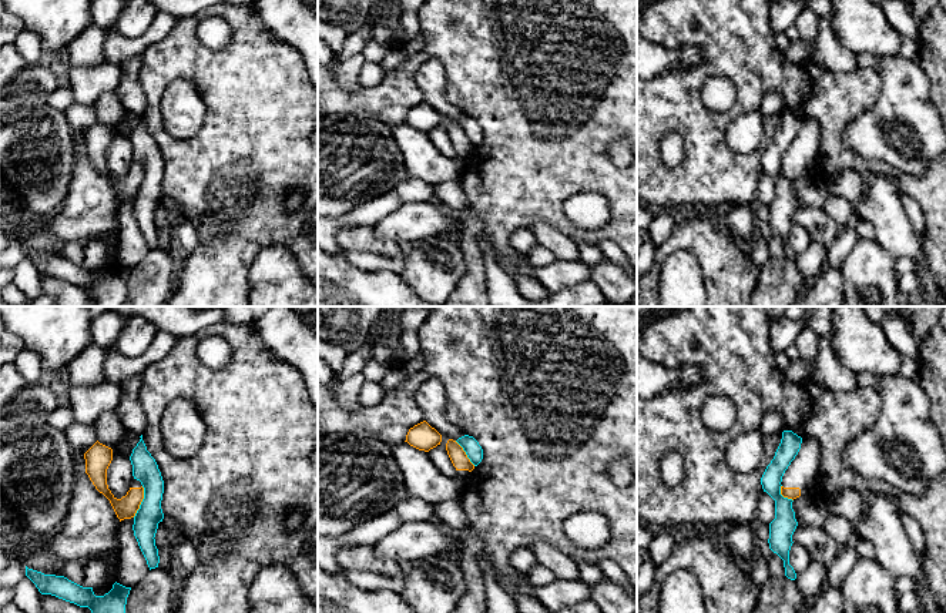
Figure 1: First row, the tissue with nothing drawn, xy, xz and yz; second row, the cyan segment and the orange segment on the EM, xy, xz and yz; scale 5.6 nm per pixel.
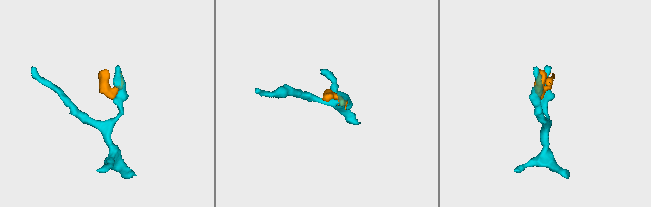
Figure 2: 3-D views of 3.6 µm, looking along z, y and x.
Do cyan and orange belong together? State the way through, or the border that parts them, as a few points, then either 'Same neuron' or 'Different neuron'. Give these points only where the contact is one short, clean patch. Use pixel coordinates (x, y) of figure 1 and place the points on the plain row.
Boundary: xy (143, 167), (143, 181), (133, 197). Different neuron

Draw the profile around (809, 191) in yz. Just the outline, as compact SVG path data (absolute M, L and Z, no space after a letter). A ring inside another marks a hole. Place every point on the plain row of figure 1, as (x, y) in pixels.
M804 175L792 182L792 190L795 192L795 200L798 208L822 208L825 198L828 197L828 182L812 175Z

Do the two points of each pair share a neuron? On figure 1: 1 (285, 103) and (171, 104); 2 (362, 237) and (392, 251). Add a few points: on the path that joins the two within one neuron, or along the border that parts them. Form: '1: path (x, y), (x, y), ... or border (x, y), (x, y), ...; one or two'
1: border (183, 79), (205, 106), (194, 136); two
2: path (369, 241), (385, 247); one

